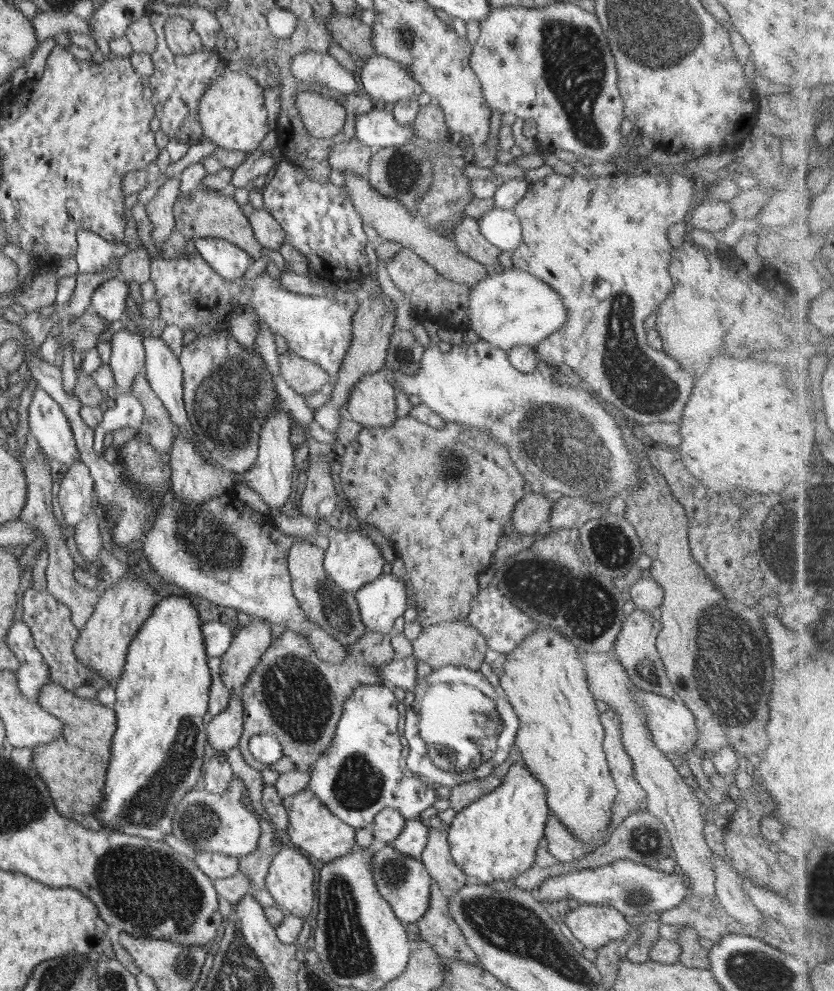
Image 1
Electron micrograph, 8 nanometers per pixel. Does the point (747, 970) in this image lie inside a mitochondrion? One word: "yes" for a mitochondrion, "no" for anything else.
yes

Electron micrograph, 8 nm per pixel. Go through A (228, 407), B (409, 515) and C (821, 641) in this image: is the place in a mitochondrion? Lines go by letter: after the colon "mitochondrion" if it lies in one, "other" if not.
A: mitochondrion
B: other
C: other

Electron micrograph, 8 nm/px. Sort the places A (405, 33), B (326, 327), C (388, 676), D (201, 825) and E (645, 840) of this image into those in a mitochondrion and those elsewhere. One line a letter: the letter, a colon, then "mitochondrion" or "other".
A: mitochondrion
B: other
C: other
D: mitochondrion
E: mitochondrion

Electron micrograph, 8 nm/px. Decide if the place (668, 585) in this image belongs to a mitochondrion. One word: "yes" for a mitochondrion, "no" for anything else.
no

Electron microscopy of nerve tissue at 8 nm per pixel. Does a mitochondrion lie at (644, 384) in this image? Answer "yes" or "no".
yes

